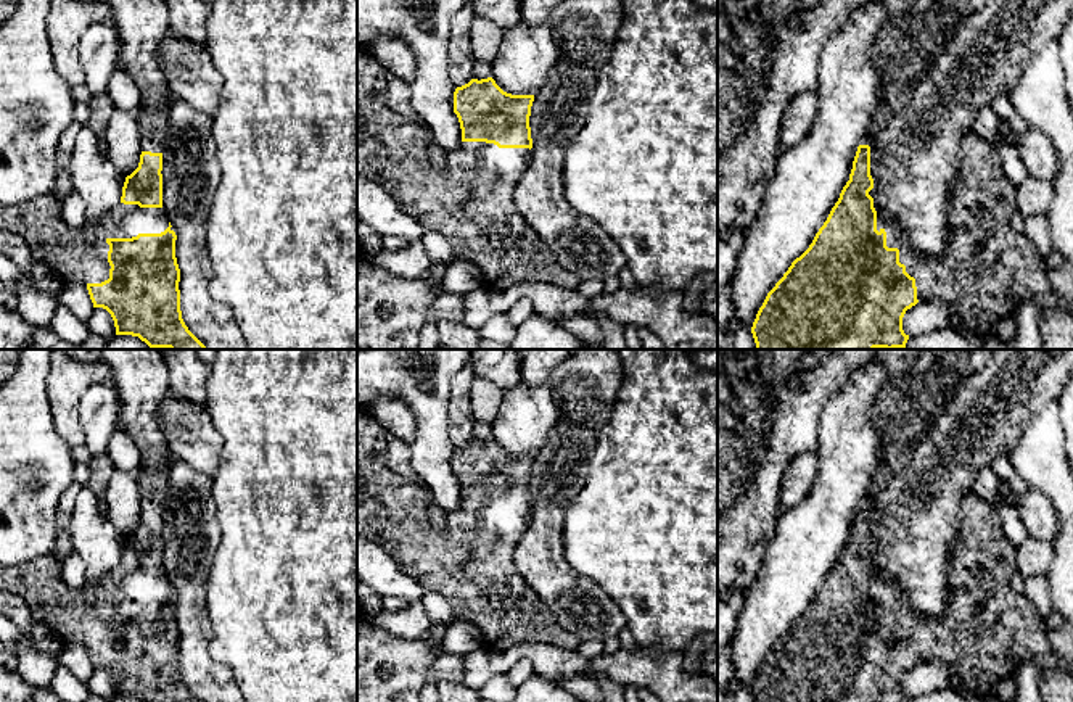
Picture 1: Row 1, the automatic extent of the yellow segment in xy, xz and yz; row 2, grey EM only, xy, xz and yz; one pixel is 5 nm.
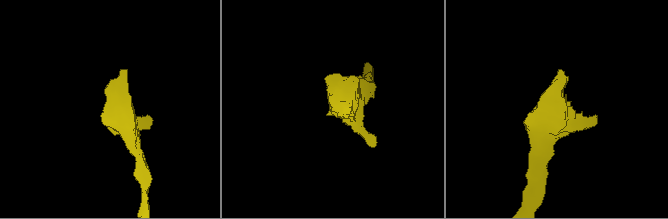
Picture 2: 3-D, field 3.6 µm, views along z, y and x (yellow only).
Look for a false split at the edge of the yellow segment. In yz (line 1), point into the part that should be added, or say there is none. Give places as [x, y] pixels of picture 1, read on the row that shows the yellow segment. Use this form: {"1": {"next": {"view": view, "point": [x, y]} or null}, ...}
{"1": {"next": {"view": "yz", "point": [988, 271]}}}

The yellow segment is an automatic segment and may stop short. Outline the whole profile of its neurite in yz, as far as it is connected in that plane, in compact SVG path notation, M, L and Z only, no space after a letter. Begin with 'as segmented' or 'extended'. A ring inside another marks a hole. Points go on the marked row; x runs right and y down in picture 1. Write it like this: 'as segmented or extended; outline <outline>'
extended; outline M928 60L915 79L883 87L882 103L867 137L857 147L838 201L809 248L791 262L756 314L751 327L756 349L906 348L909 335L902 330L902 317L907 309L927 301L951 304L959 316L957 330L981 337L994 333L996 324L1013 316L1028 299L1041 314L1054 309L1073 314L1073 301L1052 293L1047 264L1036 245L1013 230L1017 188L1002 169L999 148L976 132L968 132L962 142L962 169L951 184L949 246L941 256L915 254L901 225L875 211L869 195L874 188L870 148L891 113L907 105L931 63Z

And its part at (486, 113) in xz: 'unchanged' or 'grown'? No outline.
grown

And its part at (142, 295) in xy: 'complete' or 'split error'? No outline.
split error

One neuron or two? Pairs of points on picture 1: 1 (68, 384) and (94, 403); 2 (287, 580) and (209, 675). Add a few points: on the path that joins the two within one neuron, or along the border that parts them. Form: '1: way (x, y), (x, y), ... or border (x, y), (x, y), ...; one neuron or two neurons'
1: border (110, 382), (87, 388), (78, 406), (79, 424); two neurons
2: border (211, 625), (209, 652), (230, 668), (237, 685); two neurons

